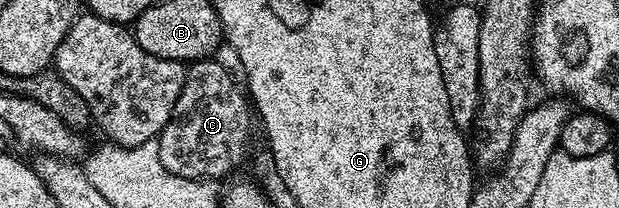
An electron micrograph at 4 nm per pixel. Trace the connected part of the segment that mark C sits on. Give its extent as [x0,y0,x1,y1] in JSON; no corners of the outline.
[158,59,254,180]

